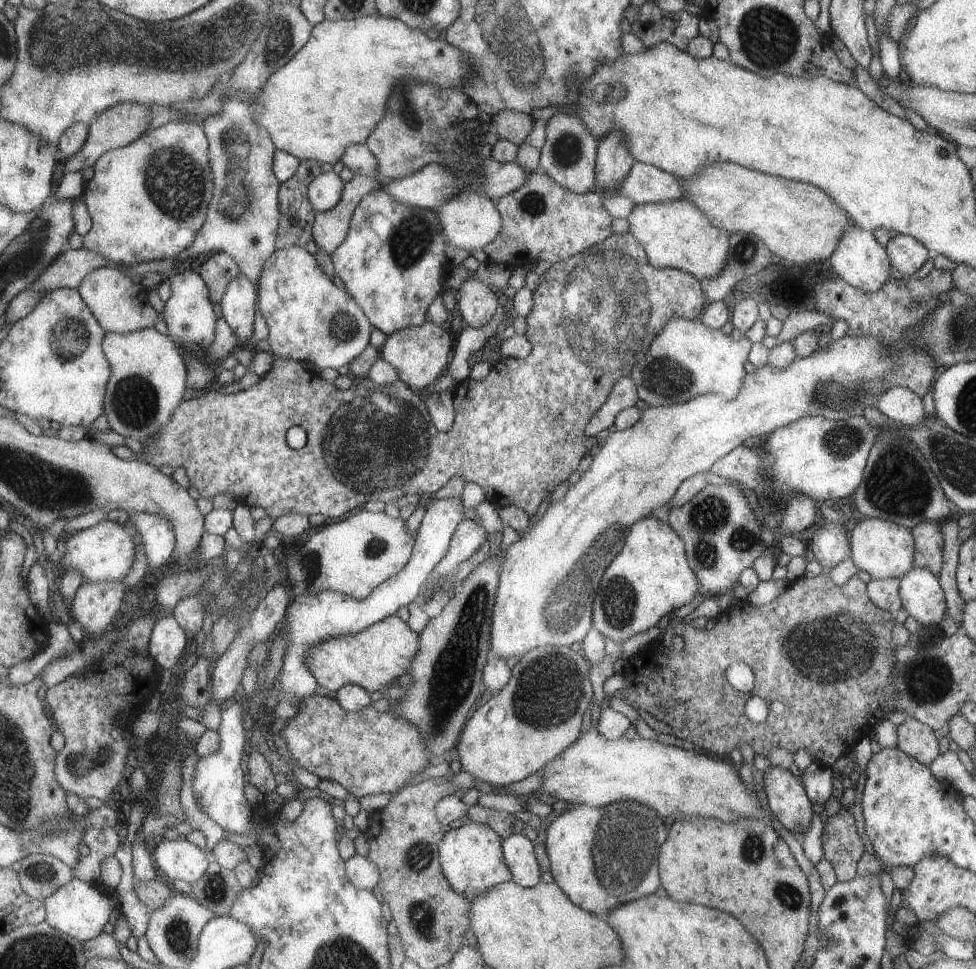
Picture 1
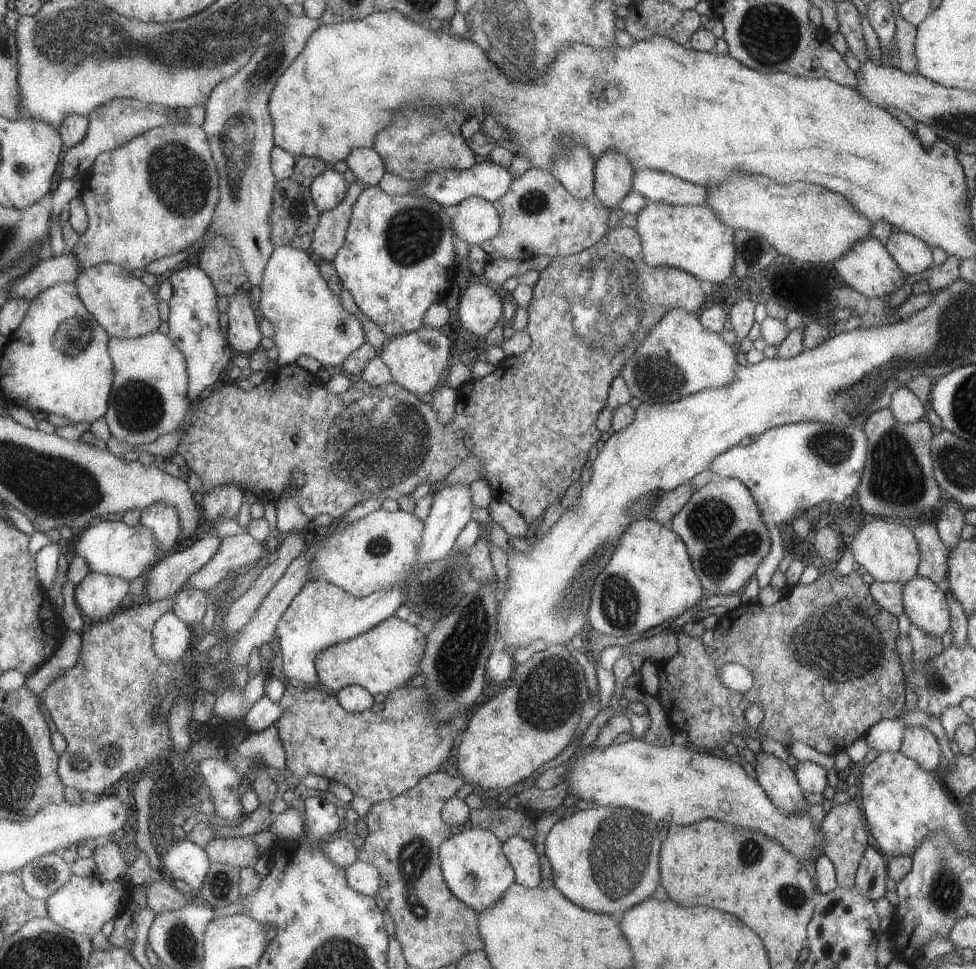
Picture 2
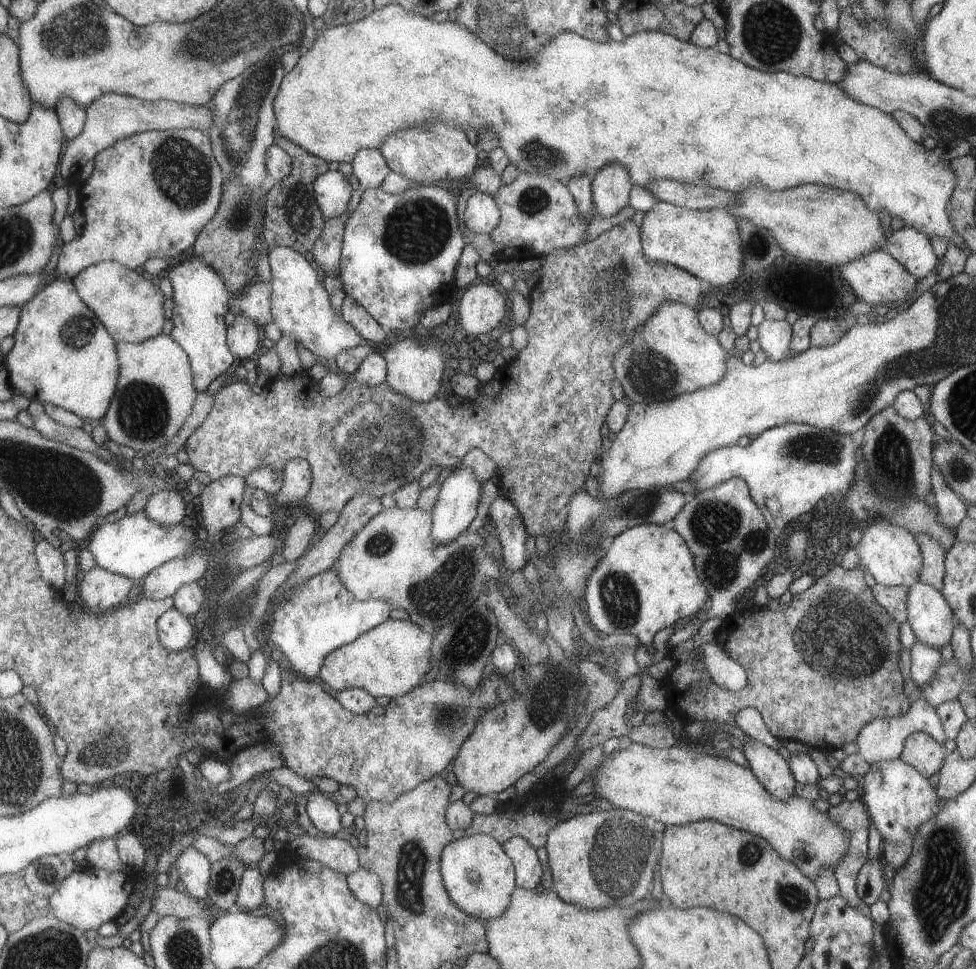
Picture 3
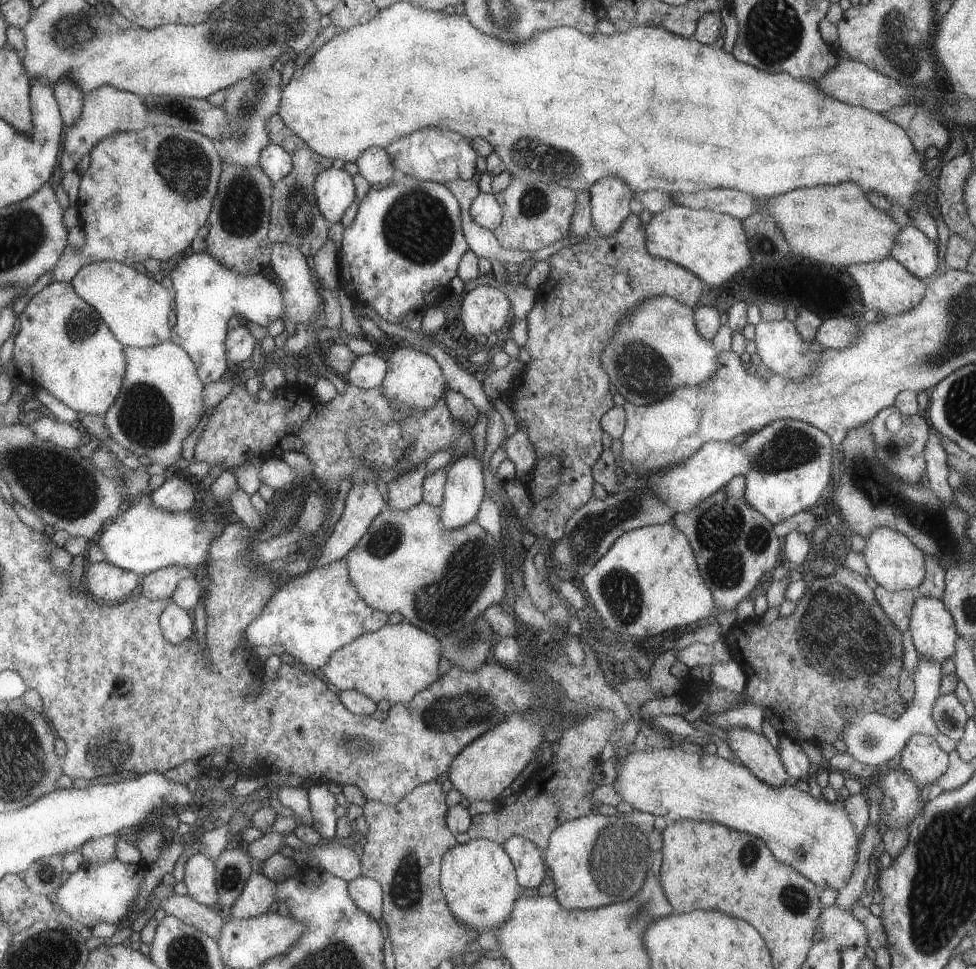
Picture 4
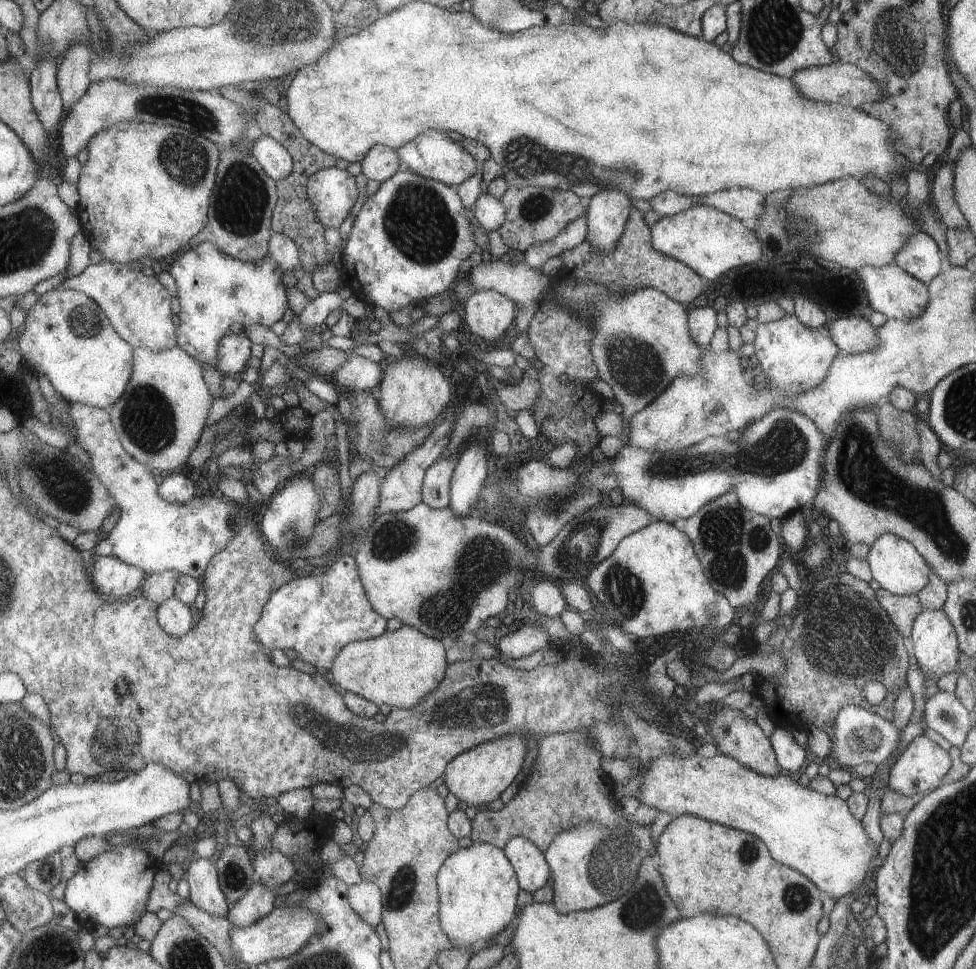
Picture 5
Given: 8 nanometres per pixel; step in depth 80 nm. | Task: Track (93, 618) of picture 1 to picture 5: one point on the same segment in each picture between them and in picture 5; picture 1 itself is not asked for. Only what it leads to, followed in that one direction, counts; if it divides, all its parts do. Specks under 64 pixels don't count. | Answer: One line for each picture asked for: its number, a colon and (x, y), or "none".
2: (98, 595)
3: (99, 589)
4: (108, 583)
5: (113, 578)

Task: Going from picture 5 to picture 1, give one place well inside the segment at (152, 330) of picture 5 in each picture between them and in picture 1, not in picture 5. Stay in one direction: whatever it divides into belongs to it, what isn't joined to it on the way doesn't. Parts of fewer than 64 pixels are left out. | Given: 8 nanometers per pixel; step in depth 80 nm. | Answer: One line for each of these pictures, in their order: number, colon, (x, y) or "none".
1: (120, 305)
2: (127, 308)
3: (131, 307)
4: (137, 308)

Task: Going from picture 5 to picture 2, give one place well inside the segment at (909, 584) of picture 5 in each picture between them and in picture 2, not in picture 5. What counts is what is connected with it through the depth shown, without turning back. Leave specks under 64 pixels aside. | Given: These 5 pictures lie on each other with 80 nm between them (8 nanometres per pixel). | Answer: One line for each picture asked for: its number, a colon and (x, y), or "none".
2: (886, 549)
3: (891, 554)
4: (896, 564)

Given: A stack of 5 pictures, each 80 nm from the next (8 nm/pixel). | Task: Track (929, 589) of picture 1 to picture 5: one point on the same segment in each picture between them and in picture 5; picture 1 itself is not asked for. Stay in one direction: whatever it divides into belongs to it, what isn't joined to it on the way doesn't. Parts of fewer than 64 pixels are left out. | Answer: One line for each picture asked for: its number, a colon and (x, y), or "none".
2: (925, 604)
3: (928, 614)
4: (933, 631)
5: (934, 645)

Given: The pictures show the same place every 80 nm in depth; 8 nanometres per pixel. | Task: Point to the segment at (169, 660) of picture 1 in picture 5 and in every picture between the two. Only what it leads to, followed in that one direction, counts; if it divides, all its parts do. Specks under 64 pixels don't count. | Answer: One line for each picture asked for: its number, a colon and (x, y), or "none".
2: (172, 636)
3: (176, 629)
4: (178, 624)
5: (177, 618)

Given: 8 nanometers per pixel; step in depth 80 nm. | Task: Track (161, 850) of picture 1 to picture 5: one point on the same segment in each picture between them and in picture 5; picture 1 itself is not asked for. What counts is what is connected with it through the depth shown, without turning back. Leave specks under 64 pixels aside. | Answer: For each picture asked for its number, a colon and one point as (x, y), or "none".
2: (184, 860)
3: (194, 868)
4: (200, 876)
5: (204, 883)

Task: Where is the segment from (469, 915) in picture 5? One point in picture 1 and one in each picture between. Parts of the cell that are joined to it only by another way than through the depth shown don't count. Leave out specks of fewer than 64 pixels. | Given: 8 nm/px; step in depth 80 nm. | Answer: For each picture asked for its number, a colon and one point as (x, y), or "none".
1: (471, 856)
2: (474, 866)
3: (476, 871)
4: (477, 878)

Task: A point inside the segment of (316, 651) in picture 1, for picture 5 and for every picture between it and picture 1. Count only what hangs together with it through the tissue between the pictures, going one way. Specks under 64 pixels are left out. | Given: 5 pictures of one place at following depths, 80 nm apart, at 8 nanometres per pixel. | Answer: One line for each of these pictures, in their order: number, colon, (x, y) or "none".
2: (383, 658)
3: (388, 660)
4: (393, 663)
5: (401, 668)

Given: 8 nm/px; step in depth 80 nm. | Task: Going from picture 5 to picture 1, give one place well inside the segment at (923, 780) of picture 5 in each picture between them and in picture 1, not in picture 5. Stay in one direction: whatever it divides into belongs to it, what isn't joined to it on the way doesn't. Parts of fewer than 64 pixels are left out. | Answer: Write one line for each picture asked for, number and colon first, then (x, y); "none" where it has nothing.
1: (915, 739)
2: (918, 744)
3: (921, 751)
4: (921, 757)

